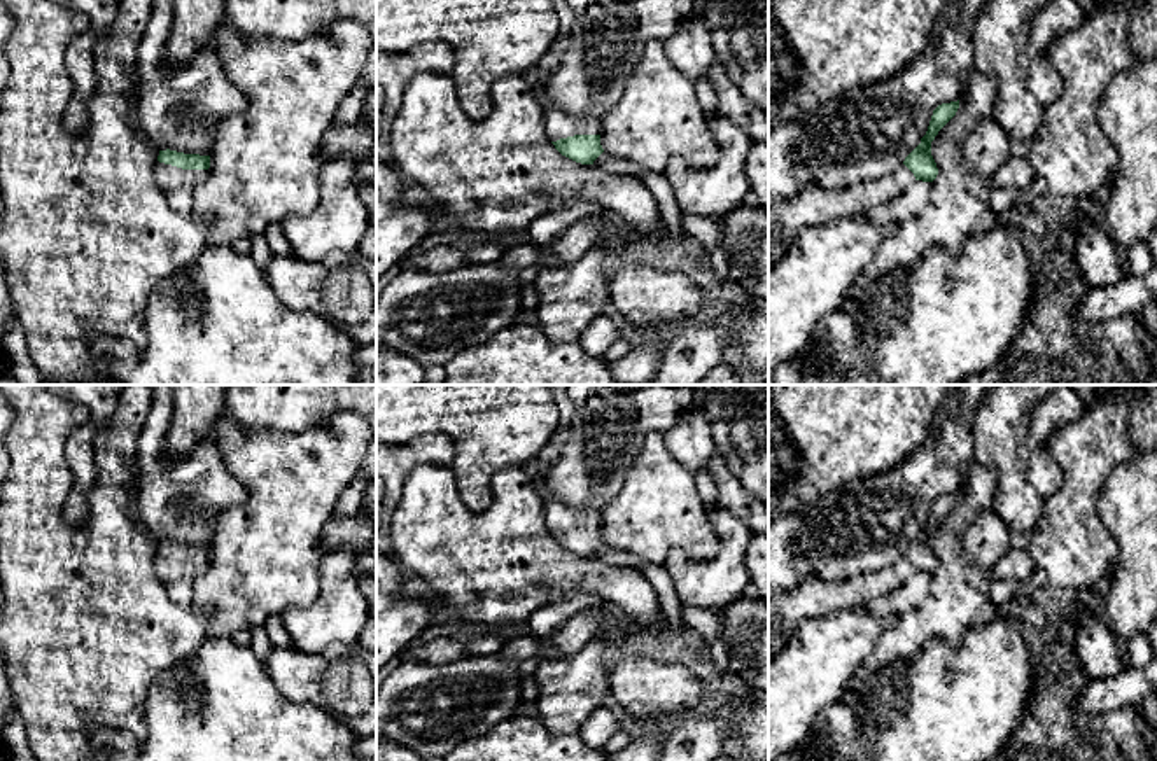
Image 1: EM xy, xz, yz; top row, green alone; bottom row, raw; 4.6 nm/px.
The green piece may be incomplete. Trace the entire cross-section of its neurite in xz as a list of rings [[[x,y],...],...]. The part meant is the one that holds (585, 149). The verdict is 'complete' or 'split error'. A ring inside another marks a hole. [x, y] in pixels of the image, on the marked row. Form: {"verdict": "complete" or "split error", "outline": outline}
{"verdict": "split error", "outline": [[[567,0],[551,2],[558,14],[560,31],[546,54],[534,66],[525,70],[522,77],[534,87],[534,94],[544,115],[544,131],[555,149],[576,163],[593,164],[593,161],[604,152],[600,145],[602,122],[599,119],[572,117],[558,110],[539,89],[550,73],[558,66],[571,37],[574,19]]]}

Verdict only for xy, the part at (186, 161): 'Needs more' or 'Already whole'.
Needs more

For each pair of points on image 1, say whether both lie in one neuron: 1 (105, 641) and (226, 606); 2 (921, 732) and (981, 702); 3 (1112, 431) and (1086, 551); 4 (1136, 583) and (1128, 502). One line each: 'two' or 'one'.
1: two
2: one
3: one
4: one

